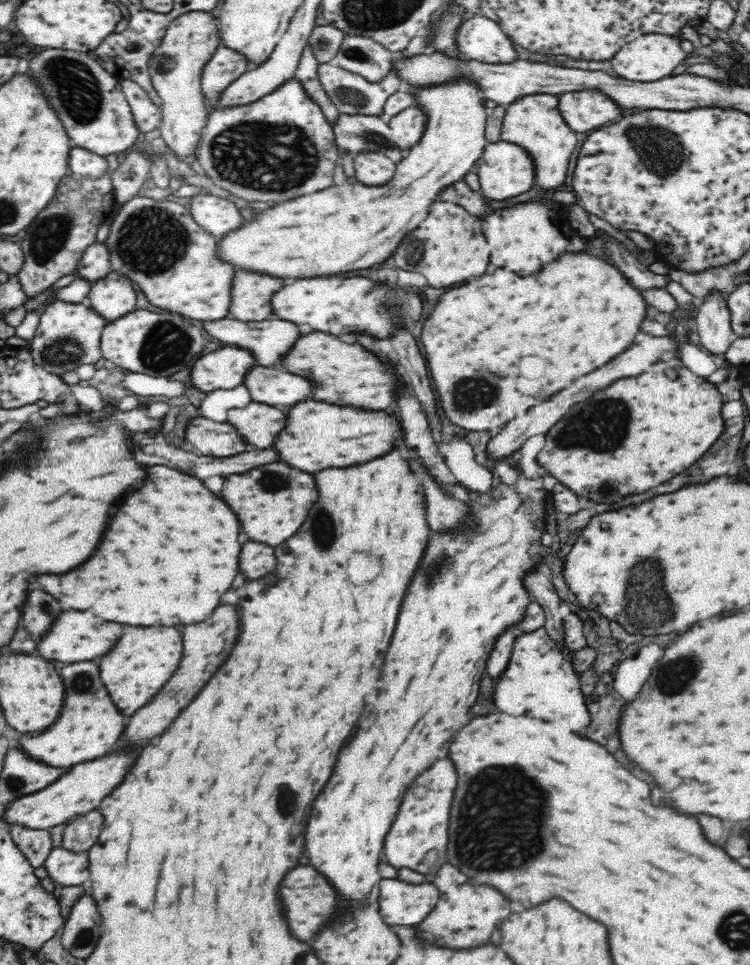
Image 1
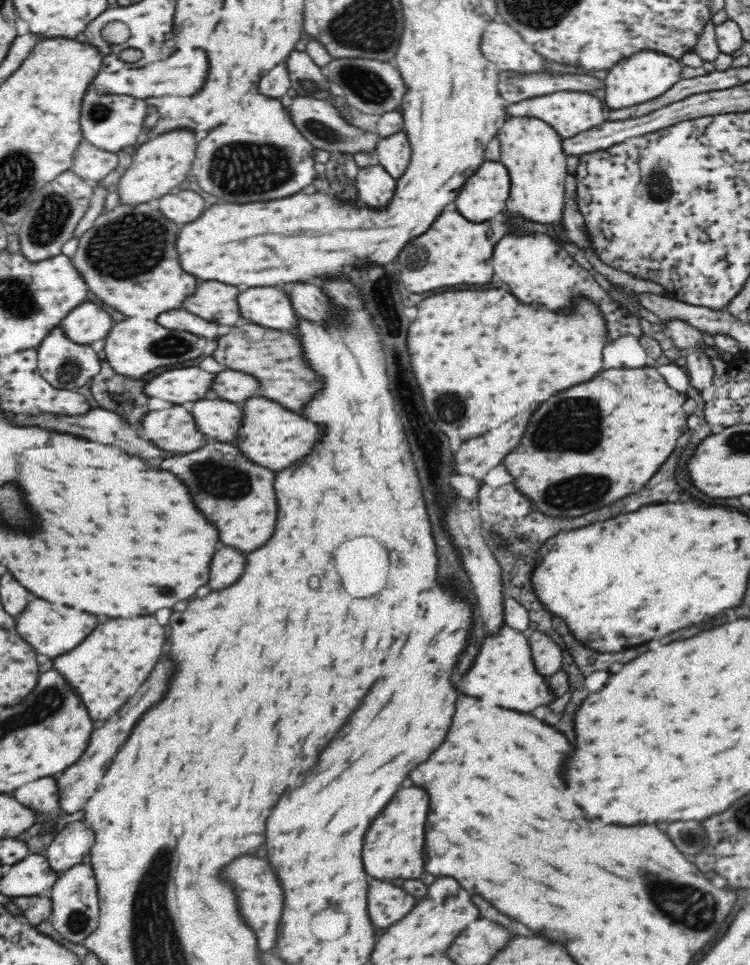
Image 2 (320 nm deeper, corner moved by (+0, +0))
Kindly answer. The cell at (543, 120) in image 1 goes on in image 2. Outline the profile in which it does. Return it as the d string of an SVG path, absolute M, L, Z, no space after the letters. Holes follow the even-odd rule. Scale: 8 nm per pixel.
M511 117L497 134L500 143L500 162L508 171L510 177L510 194L506 202L506 210L538 224L552 224L566 227L563 224L565 205L565 180L569 175L566 169L566 154L562 151L562 137L549 124L534 117Z

